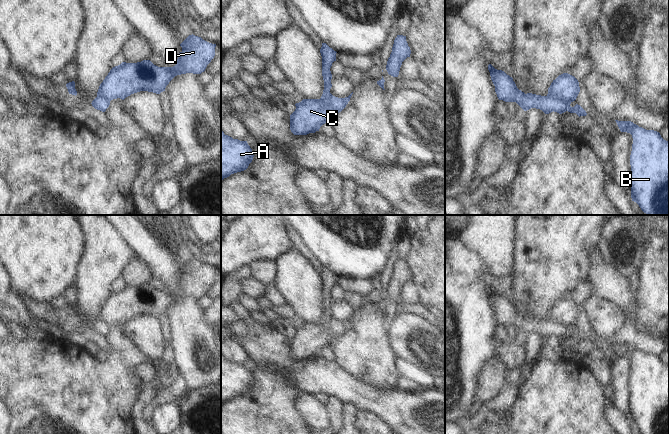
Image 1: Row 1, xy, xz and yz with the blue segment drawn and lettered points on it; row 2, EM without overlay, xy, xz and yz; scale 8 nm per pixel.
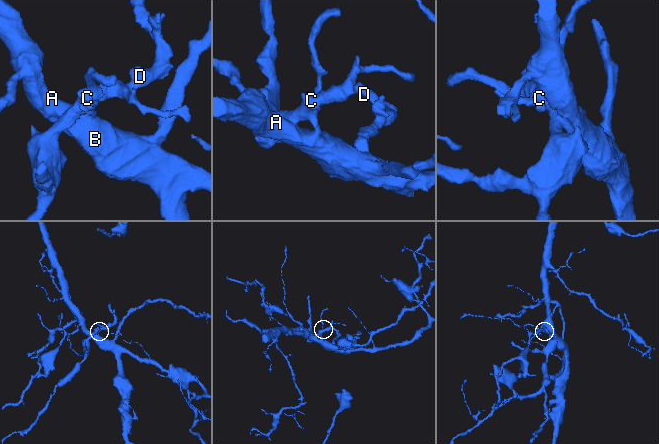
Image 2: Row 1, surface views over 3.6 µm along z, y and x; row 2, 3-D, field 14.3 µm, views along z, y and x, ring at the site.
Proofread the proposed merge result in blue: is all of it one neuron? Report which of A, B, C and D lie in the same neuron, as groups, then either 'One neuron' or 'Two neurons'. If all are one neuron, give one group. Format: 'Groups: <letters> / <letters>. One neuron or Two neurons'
Groups: A B / C D. Two neurons.

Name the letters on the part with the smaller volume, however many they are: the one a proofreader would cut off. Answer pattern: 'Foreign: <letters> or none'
Foreign: C, D

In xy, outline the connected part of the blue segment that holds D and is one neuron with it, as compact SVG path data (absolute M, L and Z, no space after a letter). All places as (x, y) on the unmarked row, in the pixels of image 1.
M189 259L181 268L177 287L173 291L158 291L150 284L137 287L122 286L113 291L100 308L97 321L107 325L124 324L131 318L148 315L160 318L177 299L201 298L215 280L216 268Z

